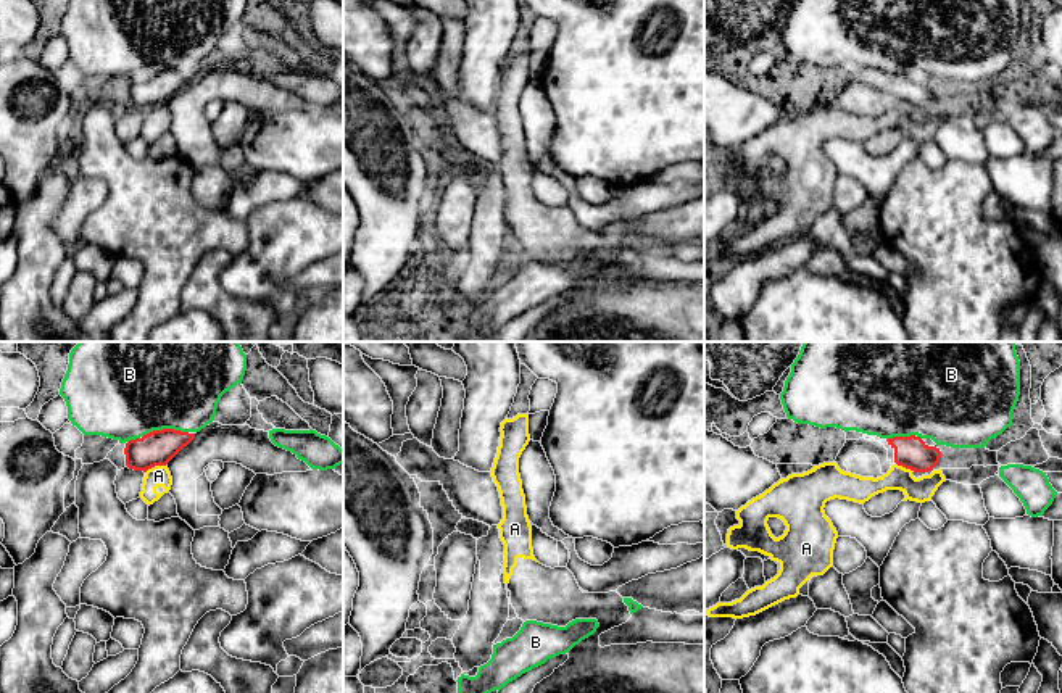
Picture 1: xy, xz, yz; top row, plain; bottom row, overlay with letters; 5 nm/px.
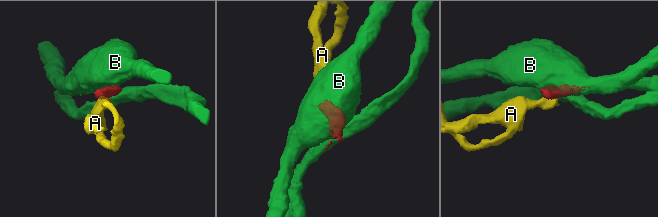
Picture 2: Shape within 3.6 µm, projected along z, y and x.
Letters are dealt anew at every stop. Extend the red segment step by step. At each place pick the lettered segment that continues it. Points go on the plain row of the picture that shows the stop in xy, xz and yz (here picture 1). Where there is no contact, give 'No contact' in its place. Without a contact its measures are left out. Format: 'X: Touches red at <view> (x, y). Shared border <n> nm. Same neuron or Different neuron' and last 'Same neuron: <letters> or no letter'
A: Touches red at xy (155, 103). Shared border 110 nm. Different neuron
B: Touches red at xy (165, 68). Shared border 240 nm. Different neuron
Same neuron: no letter

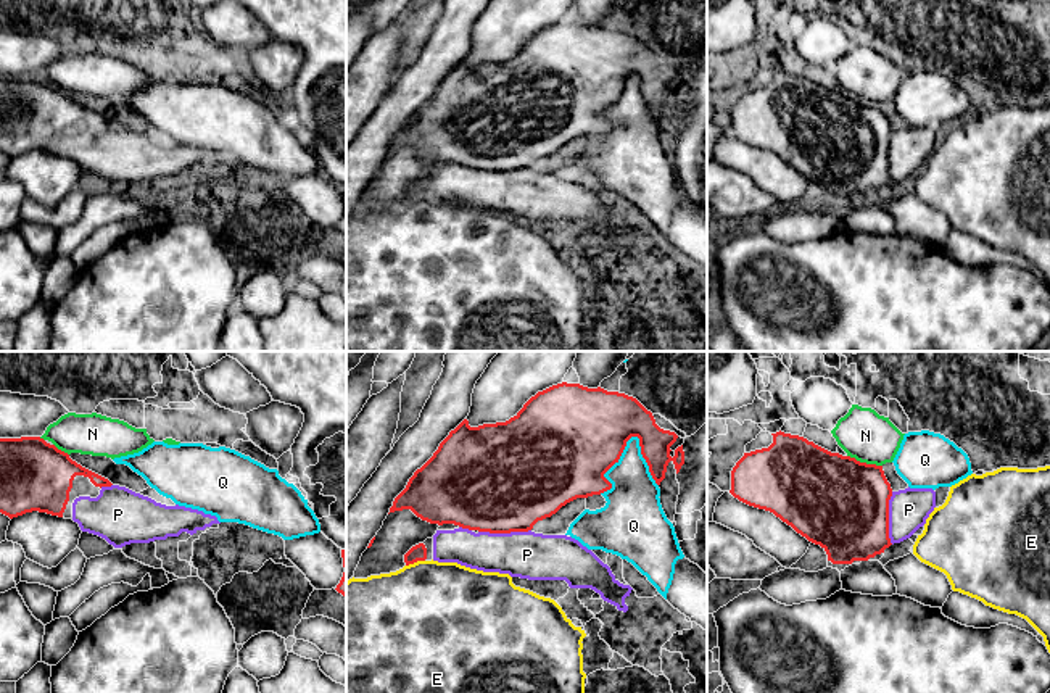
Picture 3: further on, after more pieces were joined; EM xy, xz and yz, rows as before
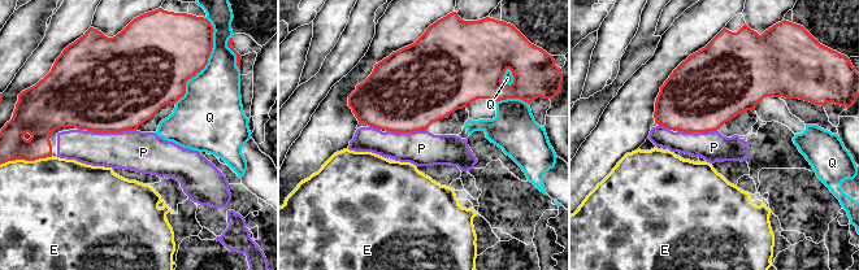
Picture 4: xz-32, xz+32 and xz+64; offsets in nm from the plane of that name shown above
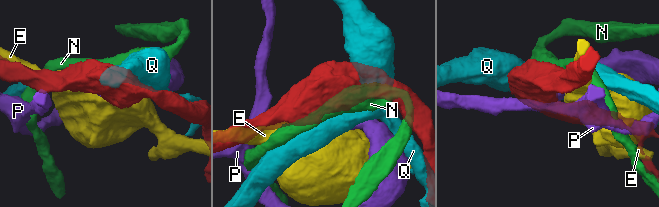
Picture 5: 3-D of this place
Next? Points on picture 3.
E: Touches red at xz (414, 200). Shared border 100 nm. Different neuron
N: Touches red at yz (865, 102). Shared border 190 nm. Different neuron
P: Touches red at xz (504, 171). Shared border 260 nm. Same neuron
Q: Touches red at xz (612, 103). Shared border 340 nm. Different neuron
Same neuron: P

